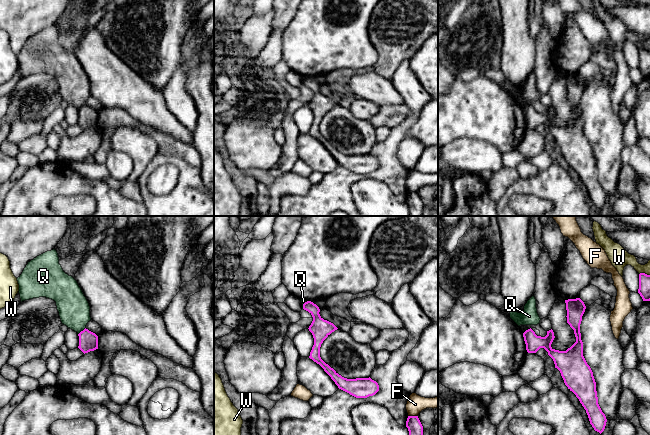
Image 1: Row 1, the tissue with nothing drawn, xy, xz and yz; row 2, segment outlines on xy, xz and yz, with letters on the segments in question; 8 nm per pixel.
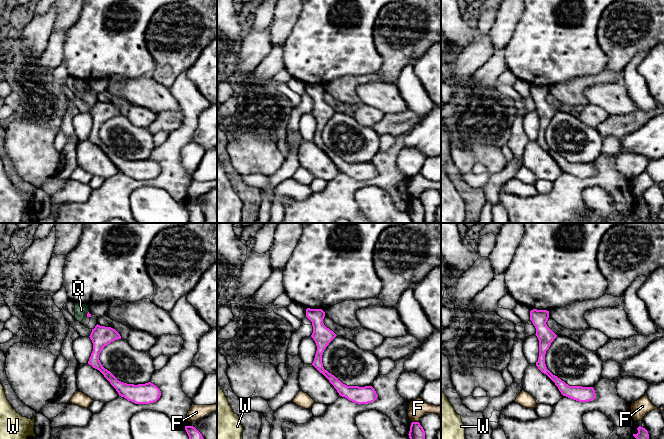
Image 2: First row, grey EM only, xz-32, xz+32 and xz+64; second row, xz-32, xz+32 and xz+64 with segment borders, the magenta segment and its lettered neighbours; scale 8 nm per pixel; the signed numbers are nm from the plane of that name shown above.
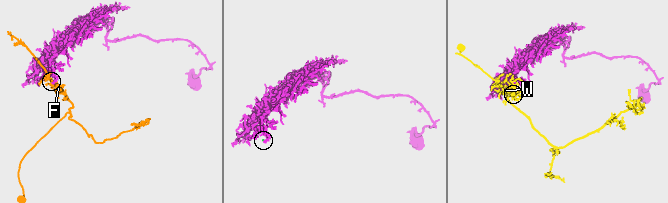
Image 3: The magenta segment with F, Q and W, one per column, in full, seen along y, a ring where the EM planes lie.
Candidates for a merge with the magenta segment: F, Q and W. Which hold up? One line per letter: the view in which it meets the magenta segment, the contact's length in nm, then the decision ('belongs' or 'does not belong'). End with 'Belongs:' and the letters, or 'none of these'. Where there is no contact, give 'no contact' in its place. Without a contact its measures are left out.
F: contact in xz; length 80 nm; does not belong
Q: contact in xy; length 90 nm; does not belong
W: contact in yz; length 90 nm; does not belong
Belongs: none of these

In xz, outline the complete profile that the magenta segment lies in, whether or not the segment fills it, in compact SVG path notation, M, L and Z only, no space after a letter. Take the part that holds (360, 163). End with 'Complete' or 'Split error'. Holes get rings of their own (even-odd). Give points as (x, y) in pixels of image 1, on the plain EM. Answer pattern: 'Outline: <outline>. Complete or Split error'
Outline: M305 78L303 80L303 85L308 87L313 93L313 97L308 104L314 114L314 121L310 128L309 134L324 145L324 147L331 153L339 165L356 174L367 174L375 171L379 167L379 161L376 157L372 156L370 153L356 155L344 154L321 135L321 120L332 108L338 104L333 99L324 96L320 92L319 83L313 78Z. Complete

